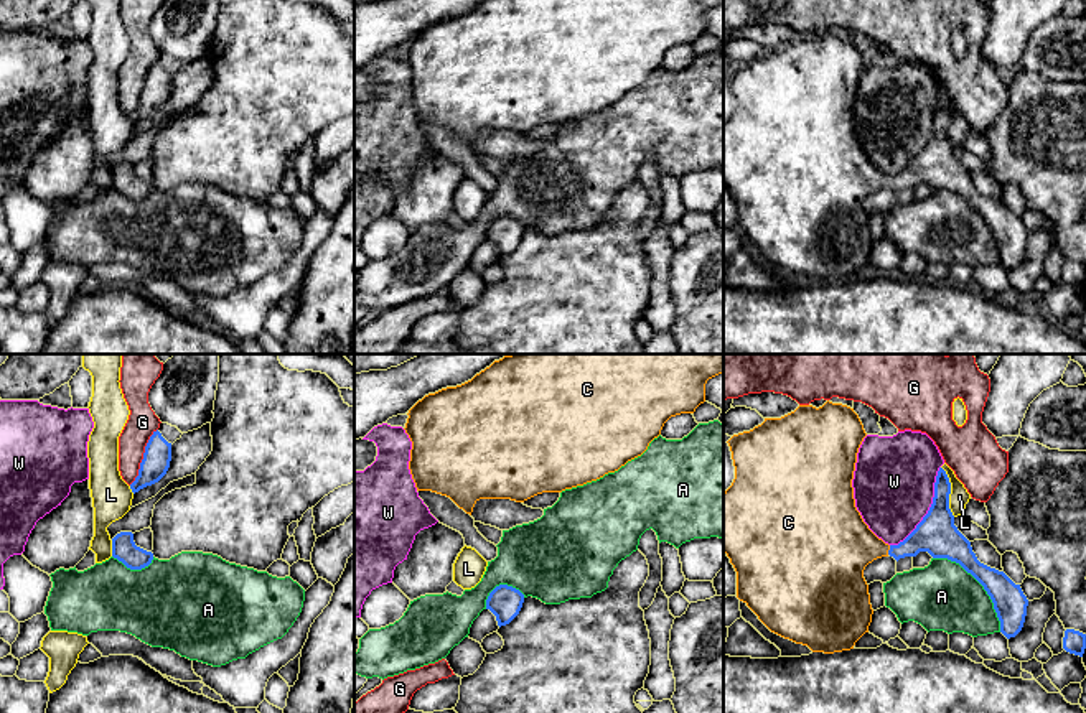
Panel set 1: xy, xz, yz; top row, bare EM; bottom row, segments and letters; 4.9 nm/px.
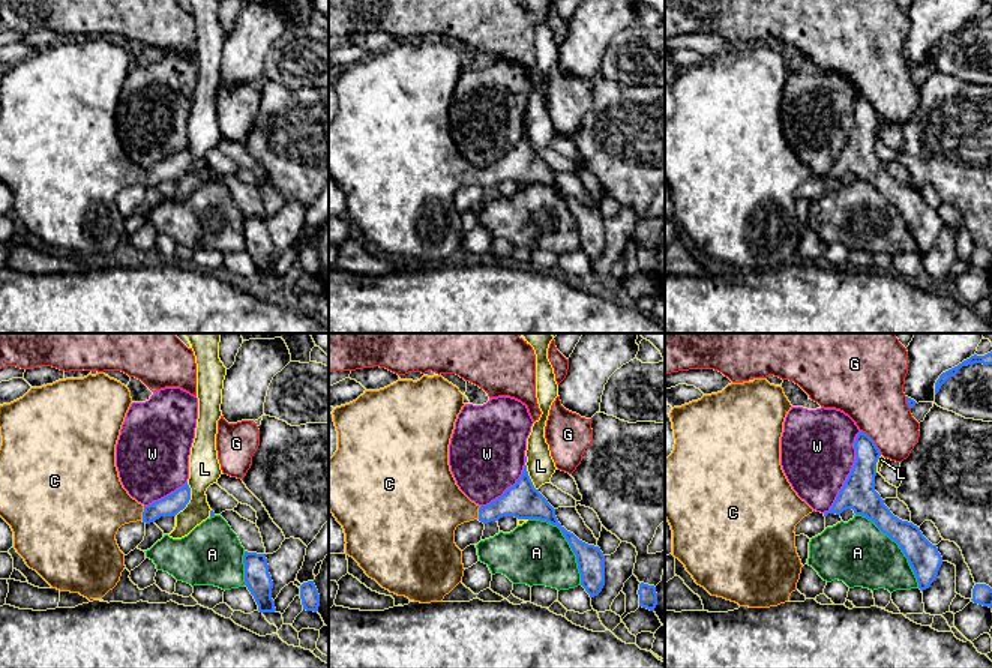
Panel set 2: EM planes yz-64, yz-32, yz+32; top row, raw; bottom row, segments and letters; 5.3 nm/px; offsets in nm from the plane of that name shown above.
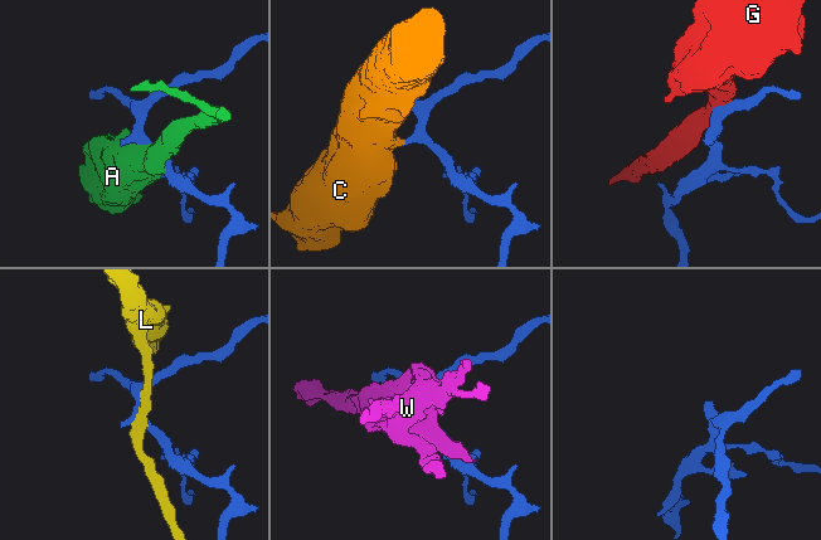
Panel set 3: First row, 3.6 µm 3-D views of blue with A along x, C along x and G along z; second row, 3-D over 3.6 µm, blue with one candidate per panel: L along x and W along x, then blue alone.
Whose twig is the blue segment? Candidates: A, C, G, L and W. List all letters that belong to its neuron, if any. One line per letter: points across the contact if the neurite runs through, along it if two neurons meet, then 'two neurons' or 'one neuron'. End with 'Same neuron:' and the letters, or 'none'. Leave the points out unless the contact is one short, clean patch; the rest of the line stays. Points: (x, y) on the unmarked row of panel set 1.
A: two neurons
C: across yz (936, 165), (902, 181), (889, 181), (837, 177) | one neuron
G: two neurons
L: two neurons
W: two neurons
Same neuron: C

